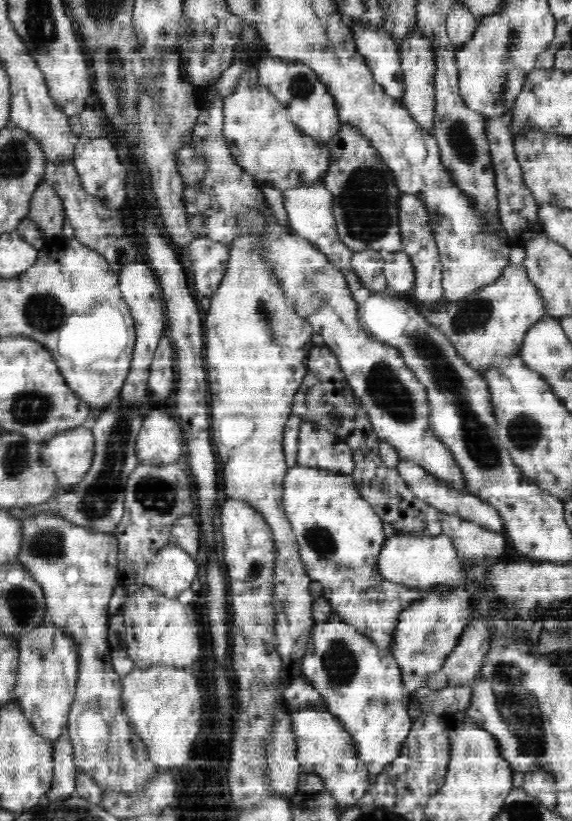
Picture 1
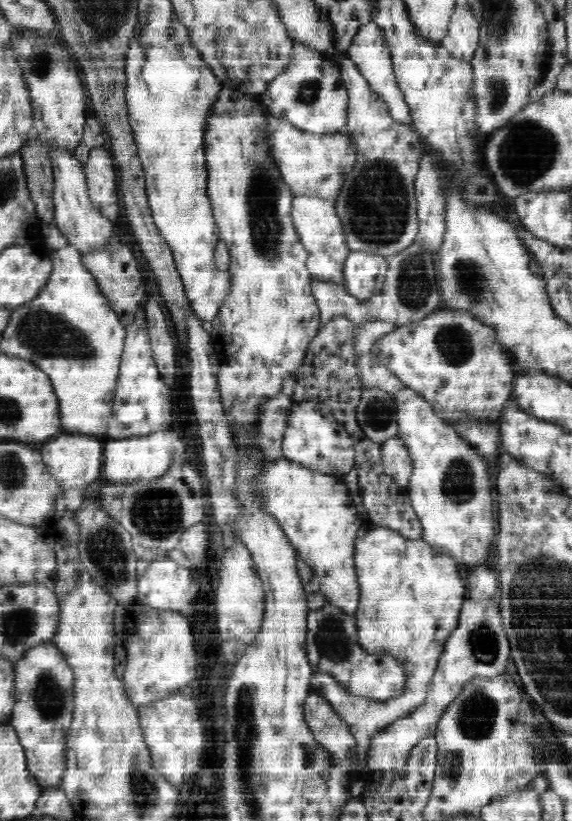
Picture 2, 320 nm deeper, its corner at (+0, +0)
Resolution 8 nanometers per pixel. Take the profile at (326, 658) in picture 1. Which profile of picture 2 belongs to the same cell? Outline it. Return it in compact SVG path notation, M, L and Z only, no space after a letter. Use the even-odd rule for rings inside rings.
M328 602L324 608L310 612L307 618L307 632L306 651L313 673L322 673L334 677L339 682L338 685L342 685L342 688L354 696L384 700L384 698L398 696L402 692L402 688L404 688L404 671L402 671L402 667L390 655L381 656L362 648L359 643L357 620L353 615L349 615L341 608L334 607Z

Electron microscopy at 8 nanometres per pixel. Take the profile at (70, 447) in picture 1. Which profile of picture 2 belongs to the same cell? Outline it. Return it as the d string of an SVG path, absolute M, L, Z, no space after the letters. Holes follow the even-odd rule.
M62 434L40 444L42 458L48 470L64 489L64 502L67 510L76 510L83 503L82 492L94 480L102 475L105 448L98 438L82 436L82 434Z

